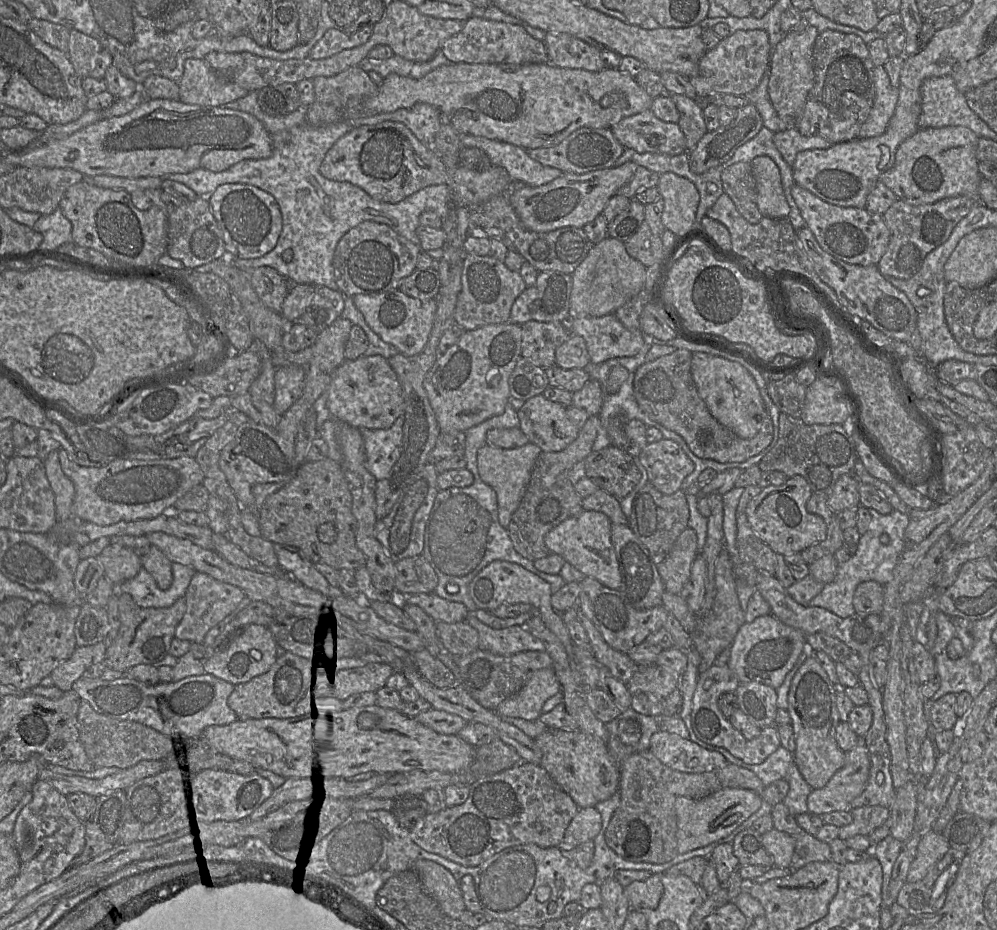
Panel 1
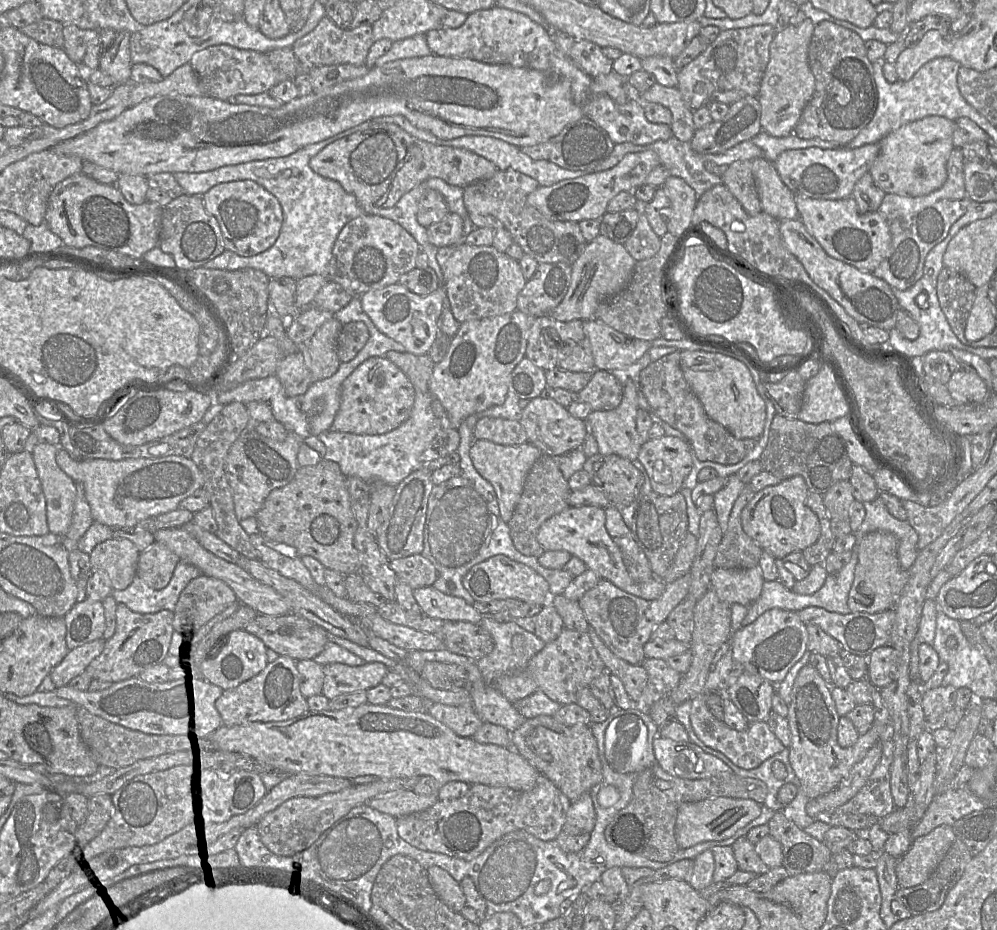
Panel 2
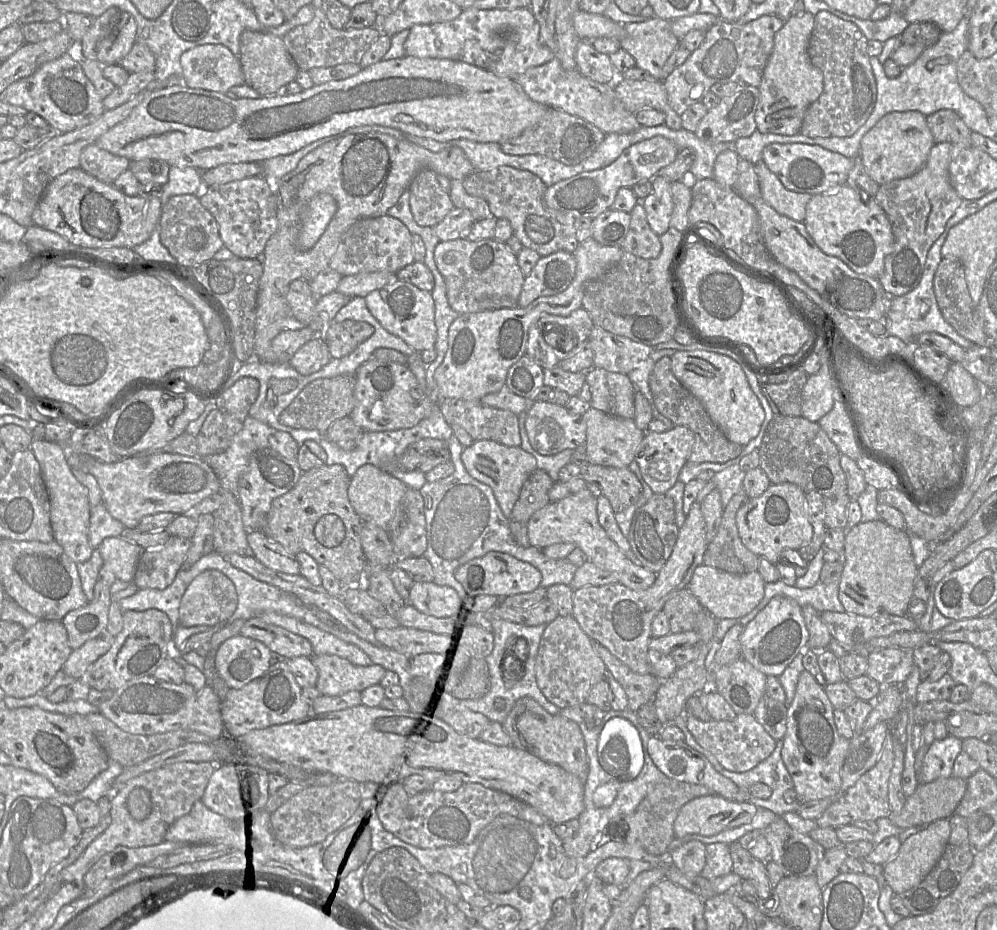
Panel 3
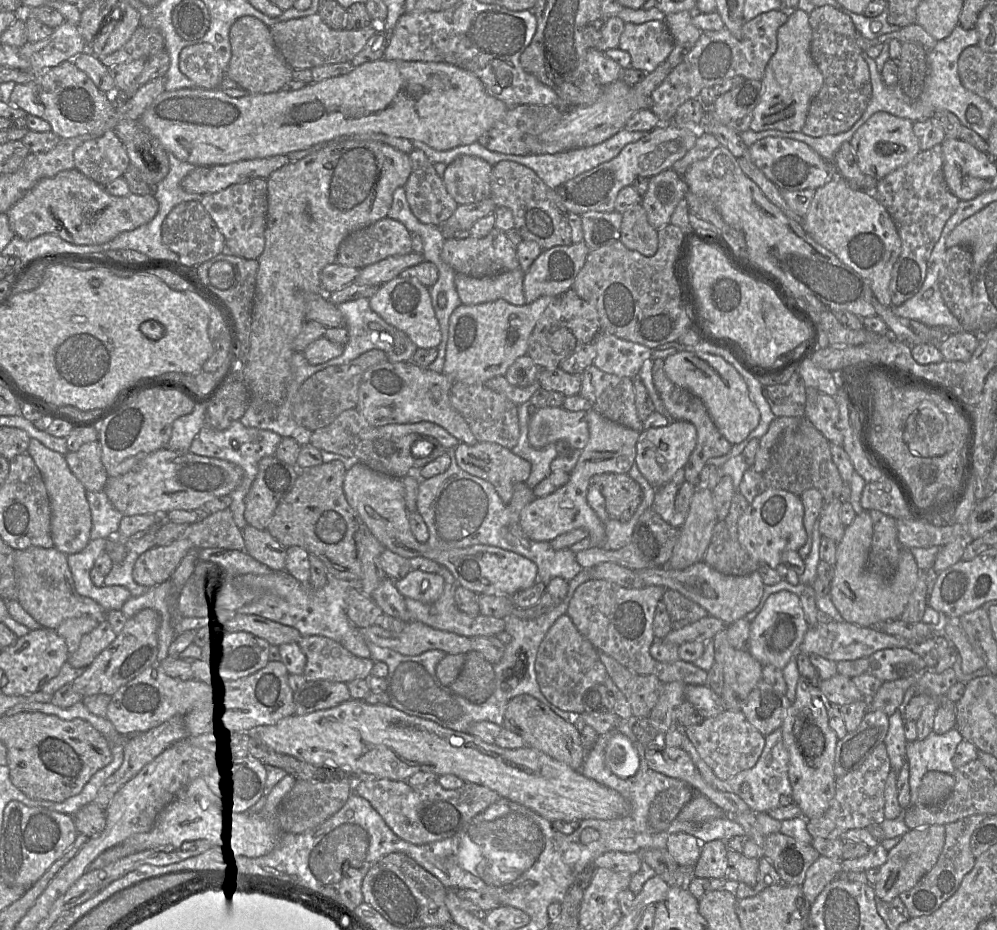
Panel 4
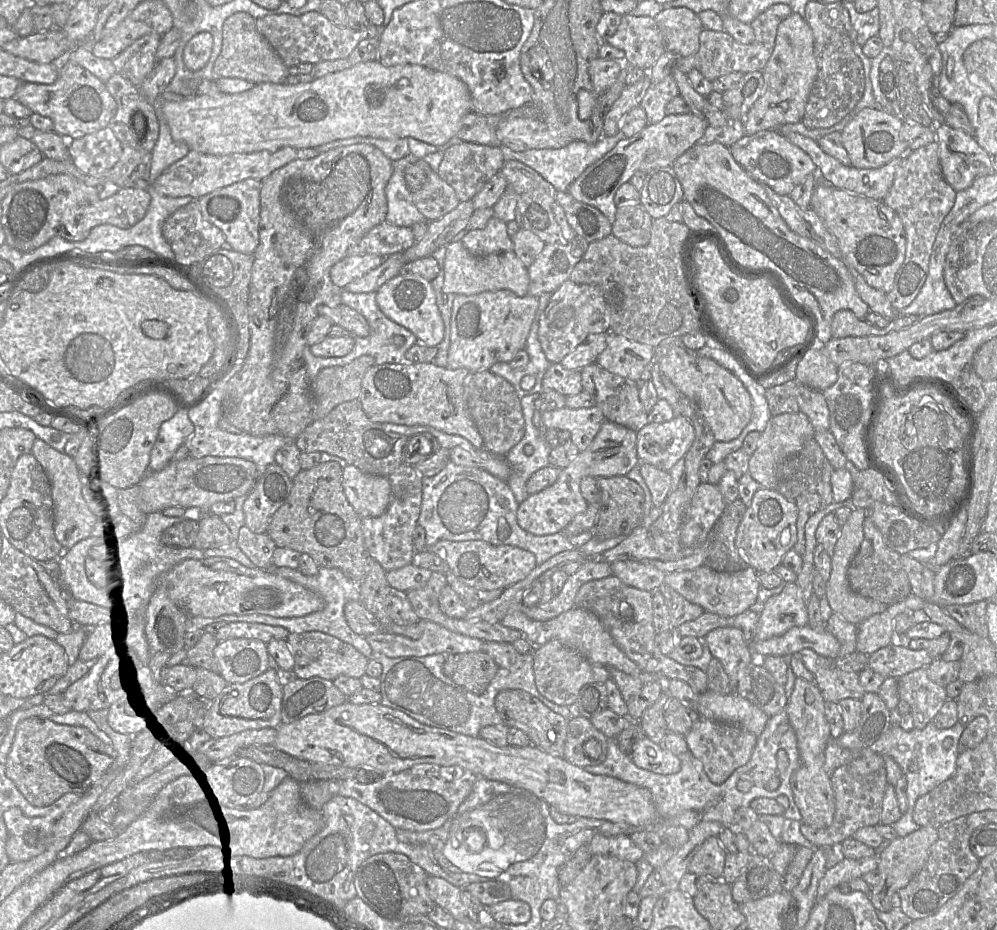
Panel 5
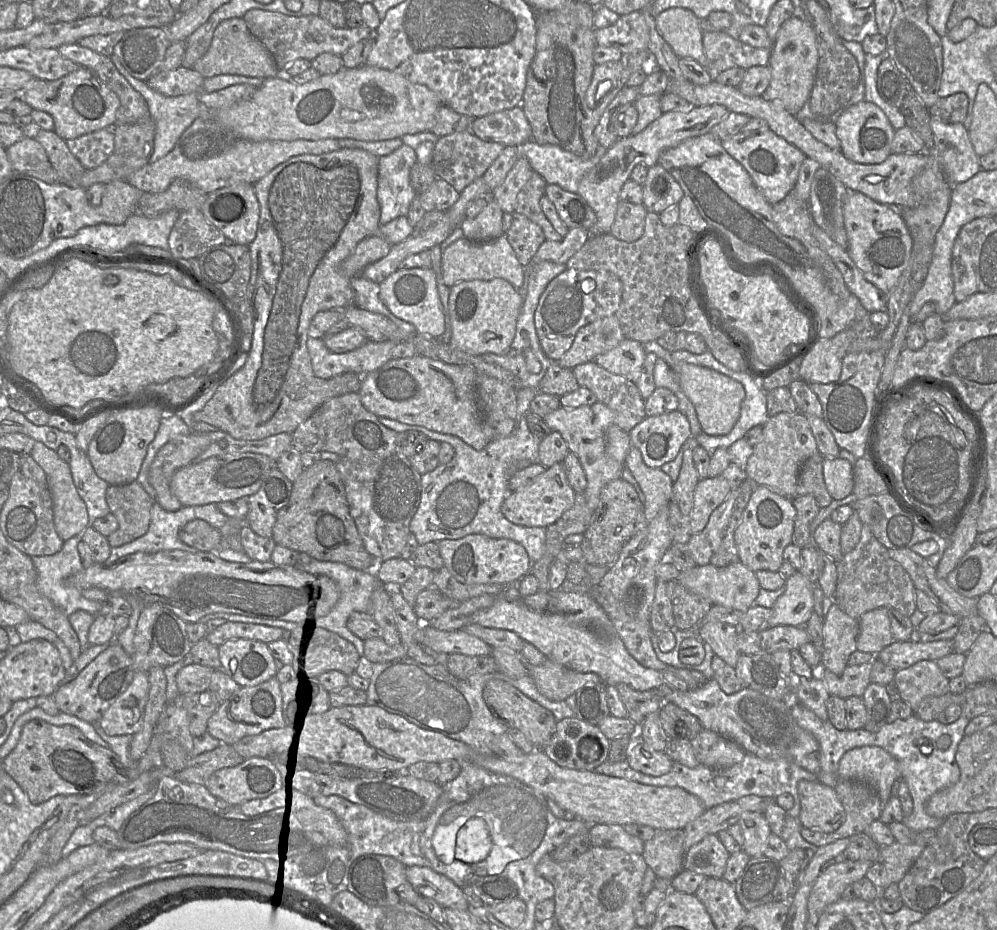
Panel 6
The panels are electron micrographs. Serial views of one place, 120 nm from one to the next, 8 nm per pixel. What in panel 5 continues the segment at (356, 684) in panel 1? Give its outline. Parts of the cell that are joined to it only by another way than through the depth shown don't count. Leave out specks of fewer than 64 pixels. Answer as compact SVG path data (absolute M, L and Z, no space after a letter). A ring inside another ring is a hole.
M311 631L289 634L286 641L294 659L292 671L299 679L320 677L333 681L340 676L360 679L366 674L369 659L357 651L352 645L331 635Z

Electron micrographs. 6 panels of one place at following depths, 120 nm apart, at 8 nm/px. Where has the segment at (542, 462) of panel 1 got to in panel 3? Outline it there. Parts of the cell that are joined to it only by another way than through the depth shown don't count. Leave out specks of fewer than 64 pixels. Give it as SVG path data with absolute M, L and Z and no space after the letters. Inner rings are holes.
M538 468L524 481L508 518L511 533L520 546L531 546L528 539L529 519L550 502L548 492L554 482L546 471Z

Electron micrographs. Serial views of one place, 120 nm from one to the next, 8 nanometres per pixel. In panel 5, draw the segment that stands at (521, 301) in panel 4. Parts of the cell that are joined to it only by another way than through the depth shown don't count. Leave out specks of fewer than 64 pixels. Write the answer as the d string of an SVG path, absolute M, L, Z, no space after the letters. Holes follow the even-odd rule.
M461 241L451 242L446 245L443 273L444 293L475 295L488 291L509 290L519 297L529 295L527 268L513 251L478 257L469 253Z

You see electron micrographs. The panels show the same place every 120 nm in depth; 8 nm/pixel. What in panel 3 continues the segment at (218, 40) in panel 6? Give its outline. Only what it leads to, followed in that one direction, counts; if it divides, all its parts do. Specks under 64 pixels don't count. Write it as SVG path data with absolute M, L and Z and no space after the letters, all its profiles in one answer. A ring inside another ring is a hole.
M245 30L240 37L239 60L245 77L245 84L255 89L262 96L275 95L280 87L295 81L299 71L283 39L269 32Z

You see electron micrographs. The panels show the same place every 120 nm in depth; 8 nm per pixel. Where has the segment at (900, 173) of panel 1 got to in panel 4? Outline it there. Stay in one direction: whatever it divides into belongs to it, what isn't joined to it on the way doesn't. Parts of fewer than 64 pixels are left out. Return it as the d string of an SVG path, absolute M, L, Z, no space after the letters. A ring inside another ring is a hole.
M888 112L874 113L850 140L862 173L880 180L910 162L920 151L919 140L913 132L913 123Z

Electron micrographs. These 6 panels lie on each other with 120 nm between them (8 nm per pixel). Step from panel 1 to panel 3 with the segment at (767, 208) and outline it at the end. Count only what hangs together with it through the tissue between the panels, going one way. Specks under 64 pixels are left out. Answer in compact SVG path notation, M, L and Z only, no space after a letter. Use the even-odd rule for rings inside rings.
M759 161L754 166L762 199L779 214L794 221L803 222L806 205L812 195L786 189L763 161Z

